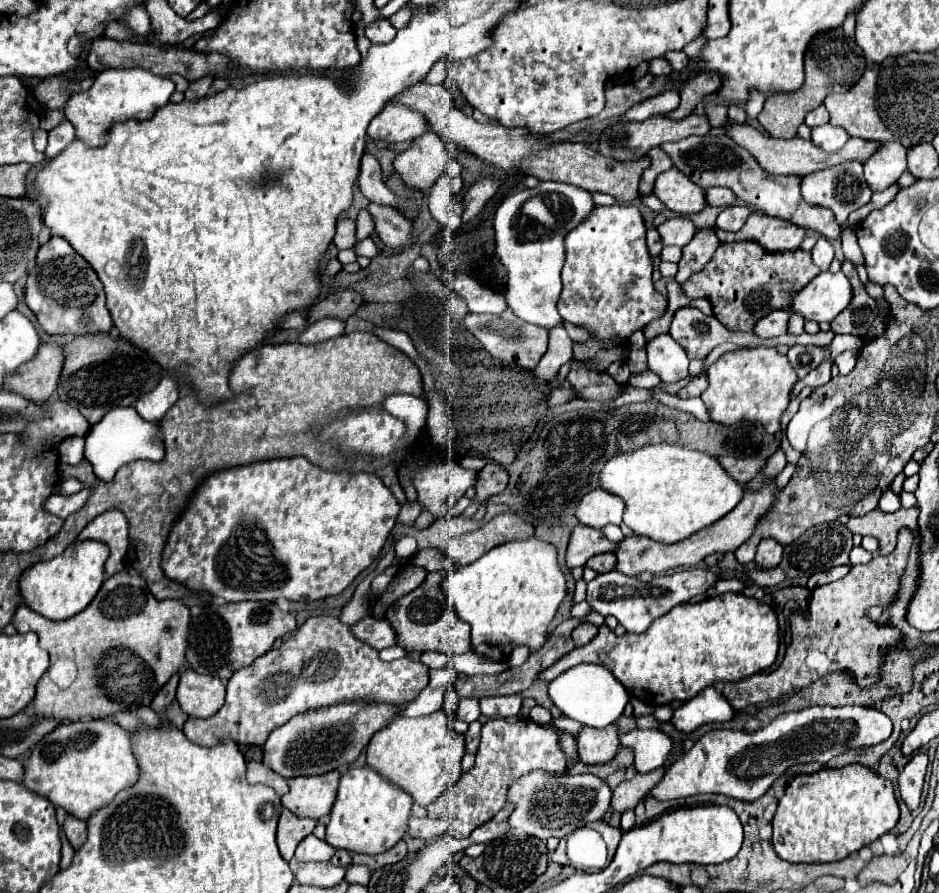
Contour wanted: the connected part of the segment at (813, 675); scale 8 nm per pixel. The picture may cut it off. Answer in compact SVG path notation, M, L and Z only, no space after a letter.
M900 529L898 547L890 555L878 555L866 565L854 565L842 579L816 587L810 597L808 613L792 617L792 641L786 647L784 661L778 669L752 675L738 683L726 683L724 695L732 707L744 709L748 705L778 701L782 695L796 693L816 683L822 675L848 671L860 689L880 681L886 653L902 643L902 633L882 621L872 621L866 611L880 607L886 613L900 591L900 579L914 545L914 531Z

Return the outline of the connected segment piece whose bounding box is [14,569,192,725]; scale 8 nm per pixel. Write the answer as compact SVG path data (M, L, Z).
M122 569L120 573L108 577L102 583L98 595L94 597L94 603L90 603L86 611L64 621L50 621L32 611L30 607L20 605L14 615L14 625L18 633L34 631L40 637L40 647L50 653L52 663L56 663L58 659L72 659L78 669L78 675L68 689L60 689L58 685L54 685L48 675L44 675L38 681L36 695L30 703L34 715L56 719L60 725L68 721L82 721L86 717L108 719L118 711L130 711L136 715L140 707L152 703L156 693L168 683L168 679L174 673L180 673L188 665L186 651L188 651L190 623L192 623L190 609L176 599L156 601L144 577L136 569Z

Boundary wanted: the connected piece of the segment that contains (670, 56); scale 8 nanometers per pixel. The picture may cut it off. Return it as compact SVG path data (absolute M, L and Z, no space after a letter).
M670 51L664 55L664 59L672 65L672 71L682 71L688 65L688 55L684 51Z

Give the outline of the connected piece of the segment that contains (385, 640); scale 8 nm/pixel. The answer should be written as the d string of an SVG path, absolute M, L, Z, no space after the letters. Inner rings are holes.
M366 617L362 621L358 621L352 627L352 633L370 643L374 649L384 649L390 645L396 645L396 631L392 629L392 625L386 619L374 619L374 617Z

